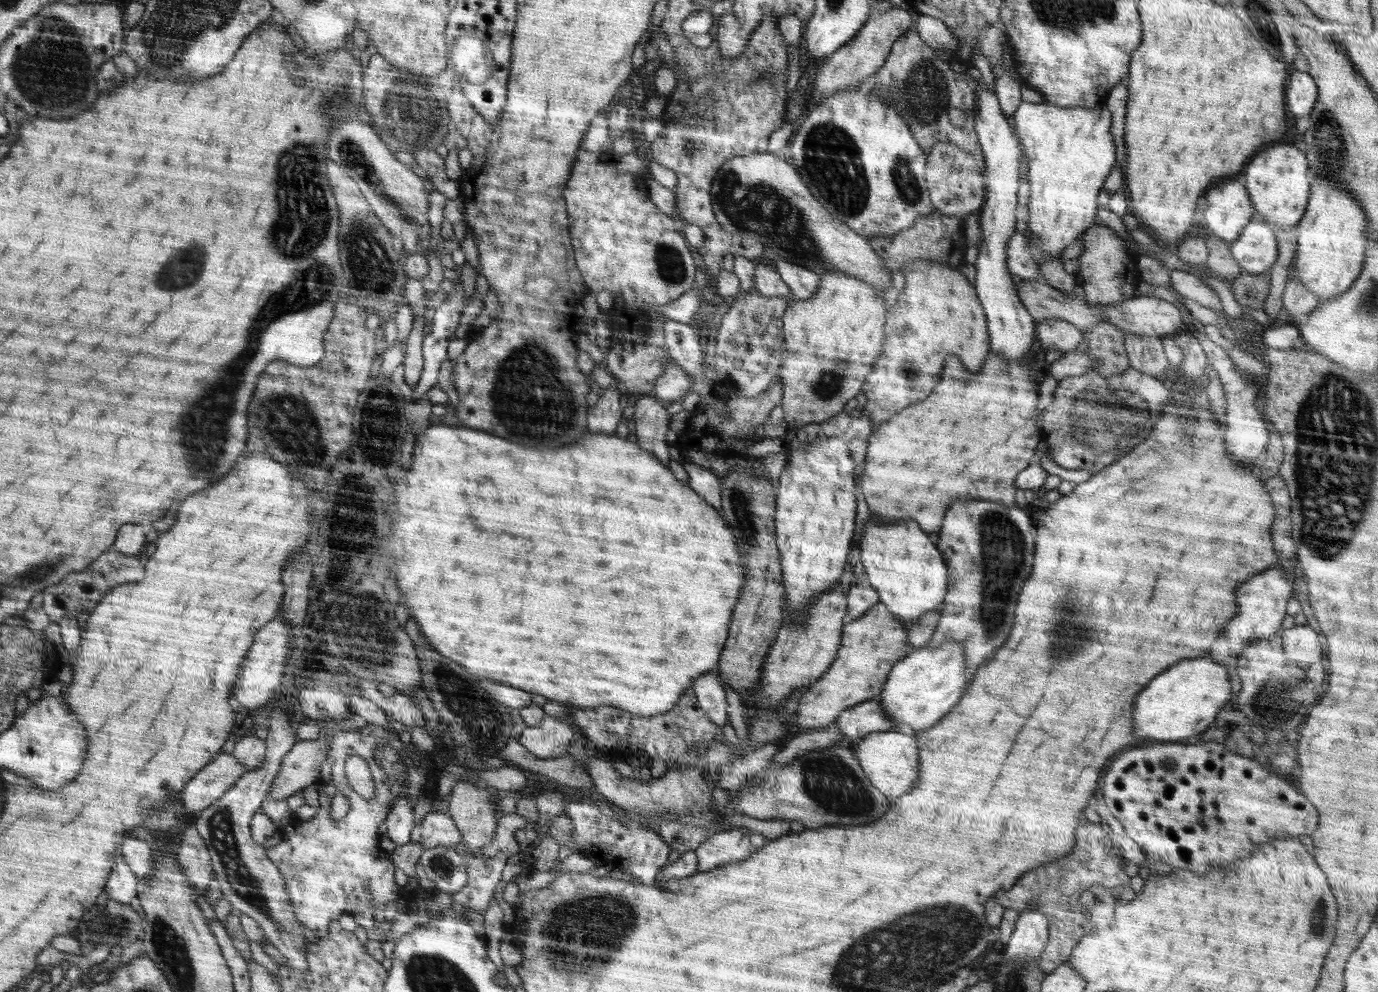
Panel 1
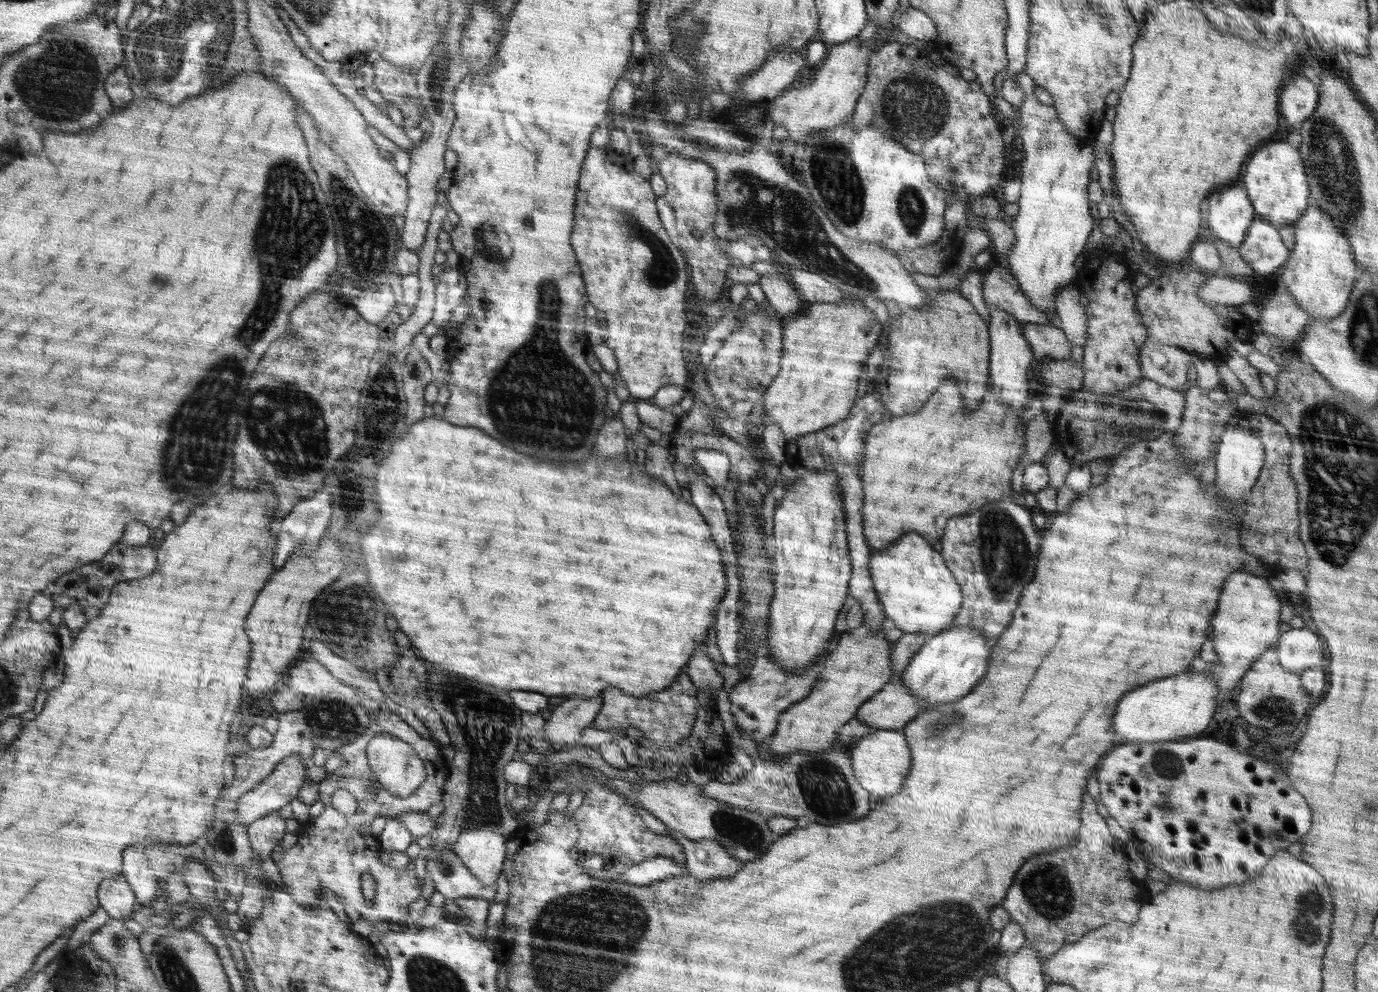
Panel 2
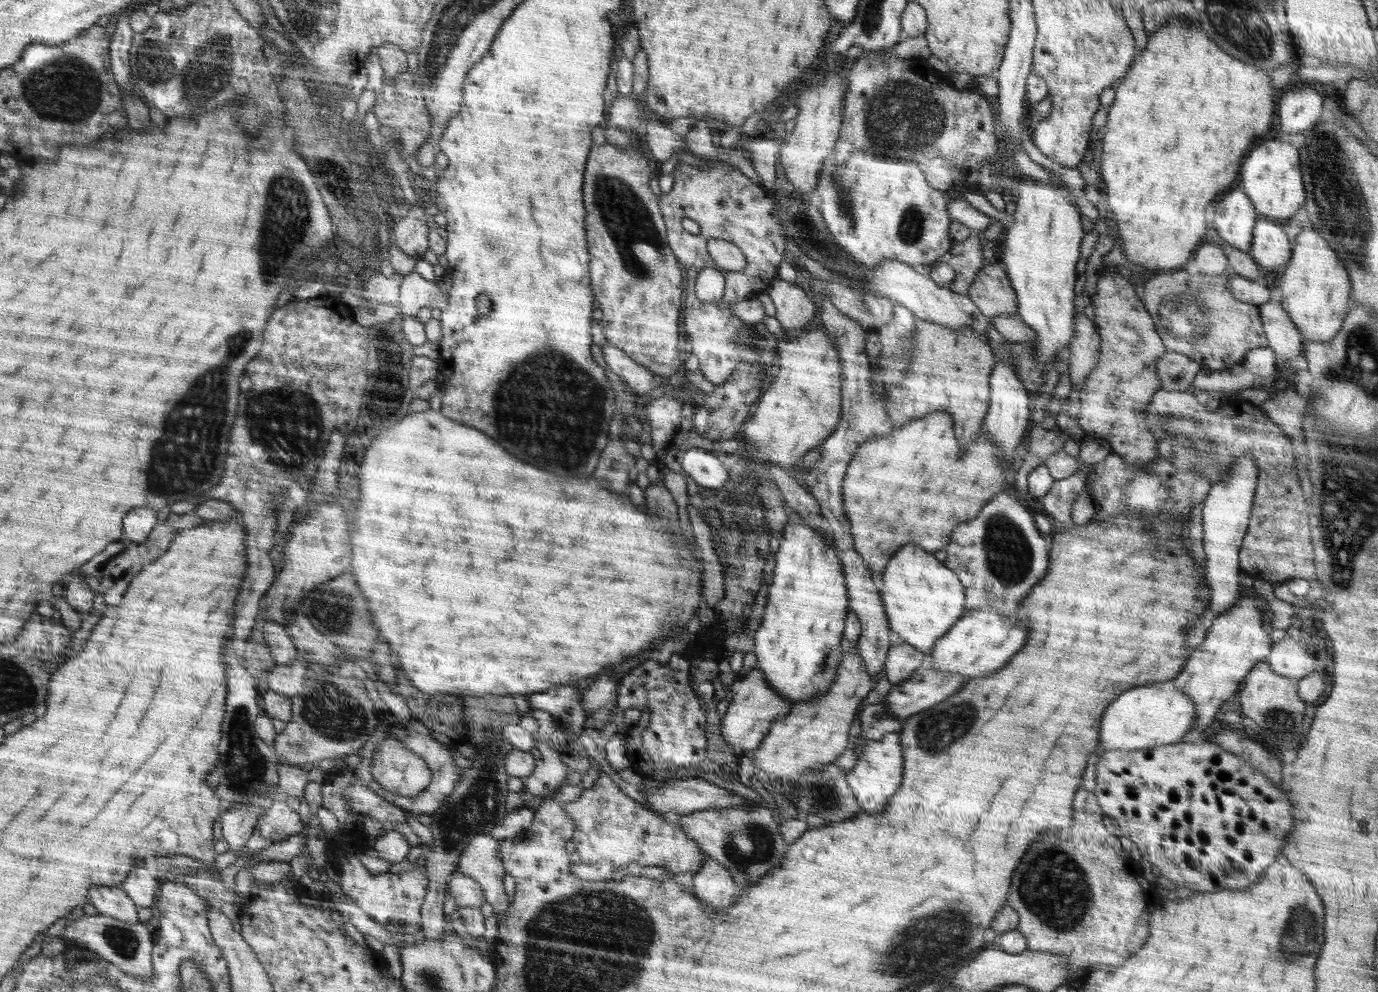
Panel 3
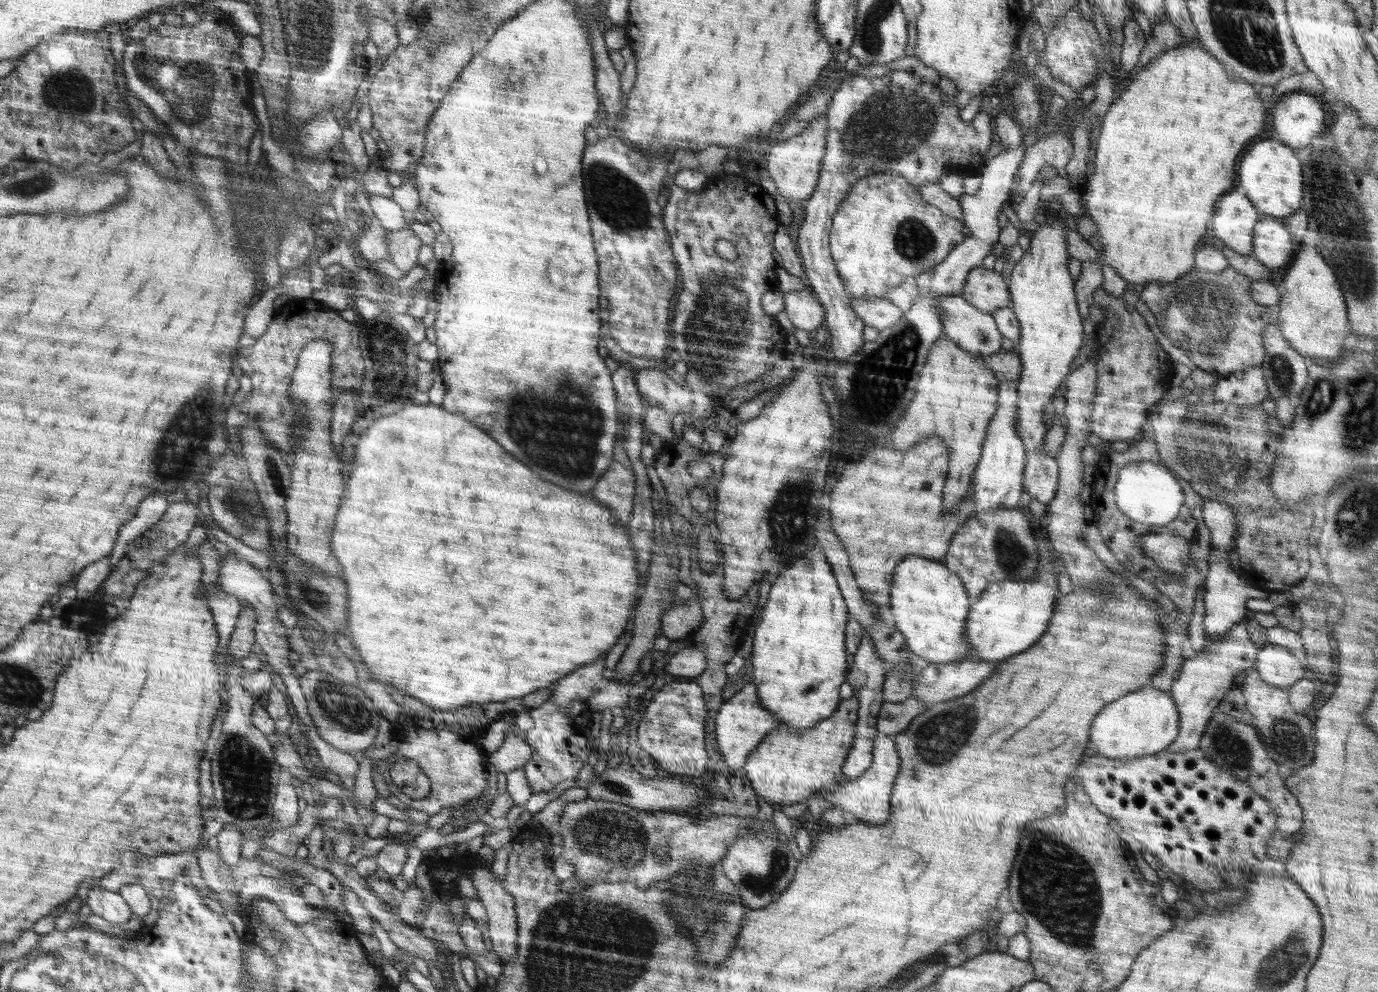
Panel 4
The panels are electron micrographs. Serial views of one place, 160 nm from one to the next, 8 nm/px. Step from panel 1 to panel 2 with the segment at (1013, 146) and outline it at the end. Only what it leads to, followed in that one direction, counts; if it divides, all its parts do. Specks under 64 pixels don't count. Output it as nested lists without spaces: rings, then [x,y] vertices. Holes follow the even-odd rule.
[[[989,308],[989,341],[990,341],[990,376],[992,376],[992,386],[998,398],[1006,400],[1014,410],[1028,406],[1033,397],[1029,391],[1026,372],[1033,361],[1033,352],[1029,342],[1021,329],[1021,322],[1012,314],[999,308]],[[1028,390],[1028,392],[1026,392]]]

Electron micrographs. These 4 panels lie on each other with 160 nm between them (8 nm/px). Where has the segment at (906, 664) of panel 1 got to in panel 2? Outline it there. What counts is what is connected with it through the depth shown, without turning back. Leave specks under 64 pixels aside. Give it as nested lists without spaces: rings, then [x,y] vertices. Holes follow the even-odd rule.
[[[956,626],[929,636],[897,678],[909,692],[926,703],[926,710],[937,705],[945,706],[970,694],[986,674],[990,655],[991,648],[981,630],[973,626]]]

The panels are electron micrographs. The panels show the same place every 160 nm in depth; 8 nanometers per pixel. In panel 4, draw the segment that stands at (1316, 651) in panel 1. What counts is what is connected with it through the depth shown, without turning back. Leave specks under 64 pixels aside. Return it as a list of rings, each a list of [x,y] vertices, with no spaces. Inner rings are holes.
[[[1270,644],[1259,649],[1254,669],[1264,682],[1283,689],[1310,675],[1306,666],[1303,667],[1287,648]]]

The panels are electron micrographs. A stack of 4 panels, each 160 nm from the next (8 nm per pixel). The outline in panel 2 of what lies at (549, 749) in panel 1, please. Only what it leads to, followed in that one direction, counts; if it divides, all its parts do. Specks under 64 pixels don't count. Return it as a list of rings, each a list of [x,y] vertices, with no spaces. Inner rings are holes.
[[[582,696],[568,698],[552,709],[553,714],[540,733],[553,746],[553,750],[565,750],[567,746],[572,747],[580,742],[580,732],[583,728],[592,726],[600,708],[602,696],[590,700]]]

